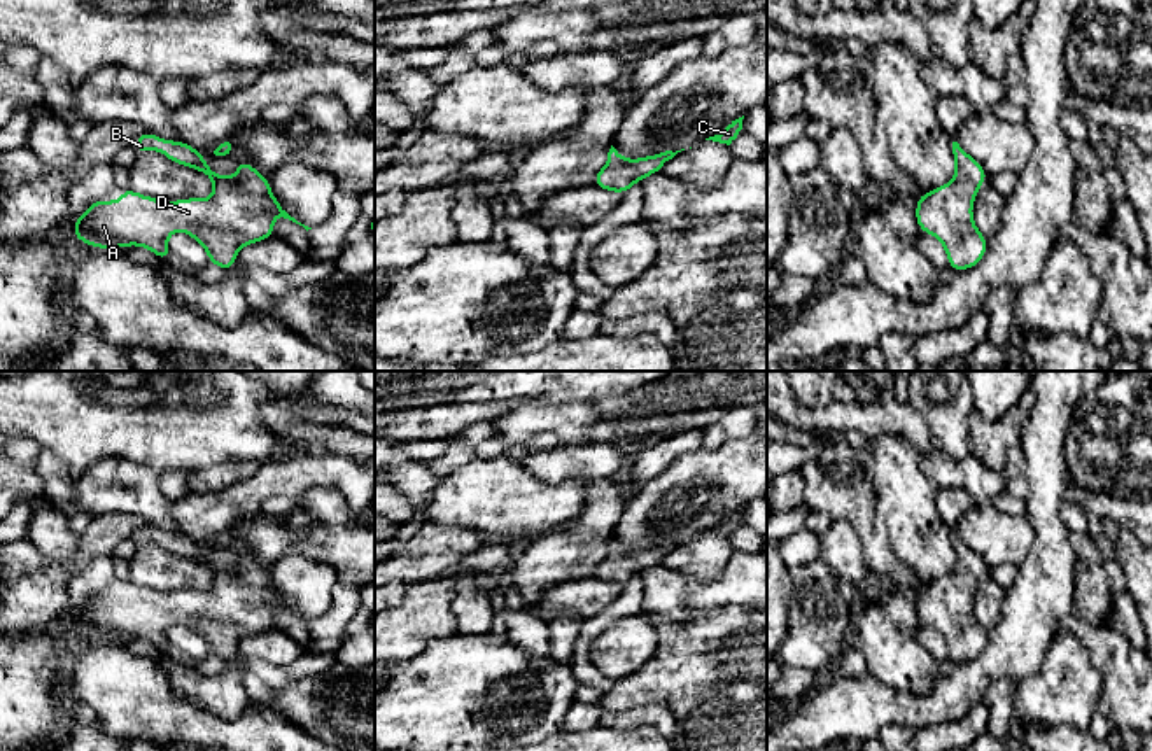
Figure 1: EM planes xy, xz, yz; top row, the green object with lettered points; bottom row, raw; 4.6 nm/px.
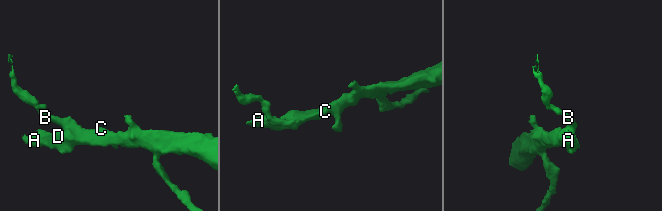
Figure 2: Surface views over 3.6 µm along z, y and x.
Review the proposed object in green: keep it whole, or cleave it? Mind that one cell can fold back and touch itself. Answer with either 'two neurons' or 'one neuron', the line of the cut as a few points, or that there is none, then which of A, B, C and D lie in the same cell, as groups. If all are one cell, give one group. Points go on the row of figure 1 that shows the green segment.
one neuron; no cut; A B C D

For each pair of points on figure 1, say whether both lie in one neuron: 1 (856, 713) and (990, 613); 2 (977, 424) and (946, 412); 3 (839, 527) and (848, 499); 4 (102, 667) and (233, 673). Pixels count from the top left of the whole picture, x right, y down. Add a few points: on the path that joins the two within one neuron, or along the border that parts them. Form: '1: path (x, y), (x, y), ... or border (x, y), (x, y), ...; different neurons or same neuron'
1: border (1007, 592), (1002, 603), (1002, 617), (988, 631); different neurons
2: border (974, 408), (970, 415), (969, 454); different neurons
3: border (834, 519), (842, 519), (851, 527), (864, 555); different neurons
4: border (160, 664), (170, 685), (179, 694), (193, 699); different neurons

